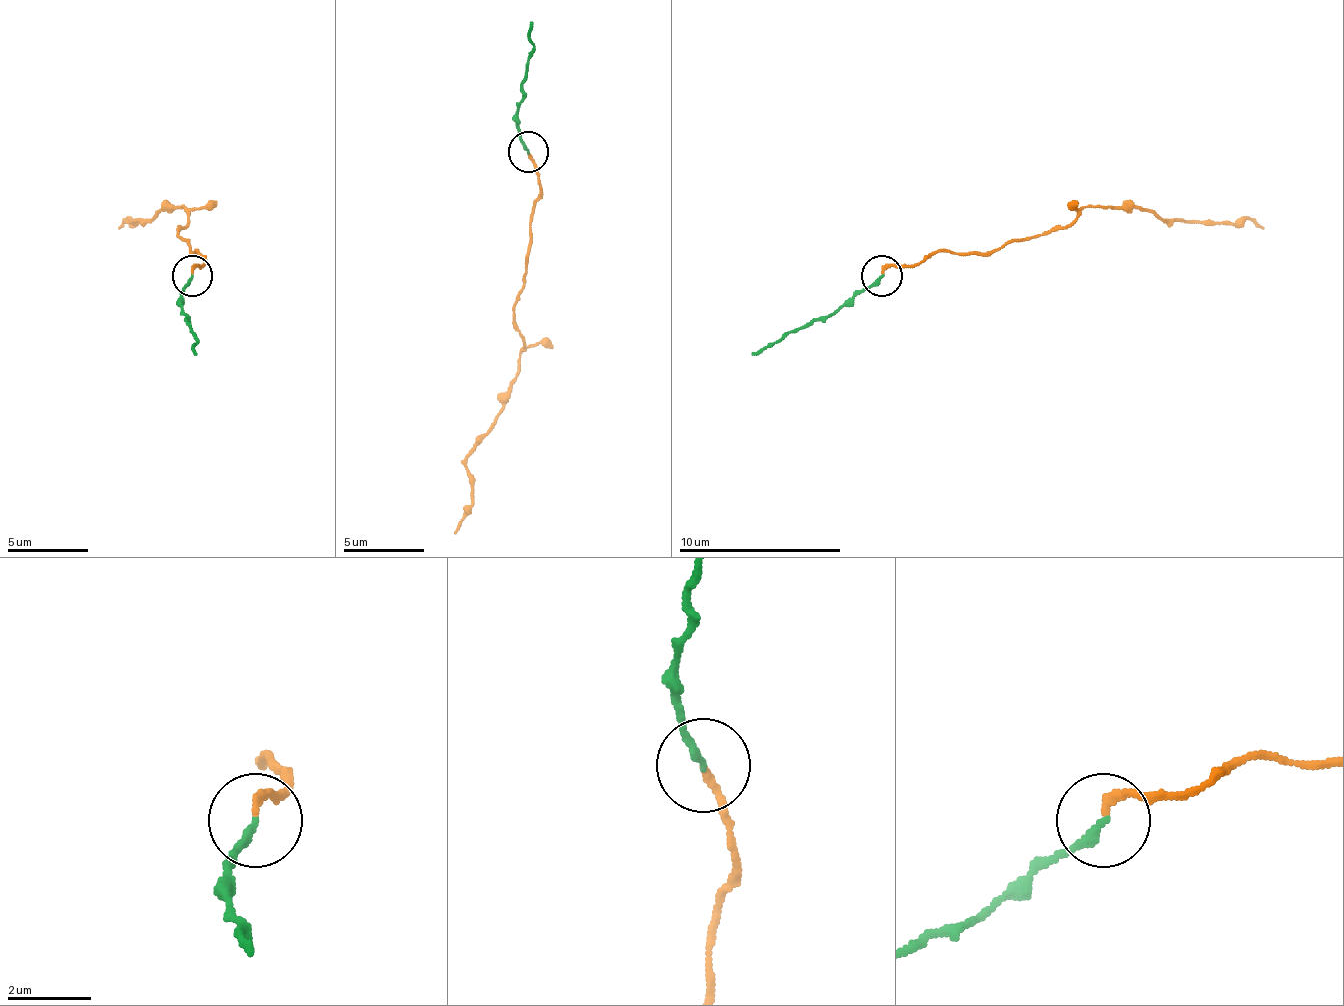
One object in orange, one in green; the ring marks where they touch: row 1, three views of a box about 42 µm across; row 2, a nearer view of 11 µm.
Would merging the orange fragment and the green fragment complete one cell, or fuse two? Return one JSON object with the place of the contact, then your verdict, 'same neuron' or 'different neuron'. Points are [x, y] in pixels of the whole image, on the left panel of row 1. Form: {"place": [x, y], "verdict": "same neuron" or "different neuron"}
{"place": [192, 275], "verdict": "different neuron"}

